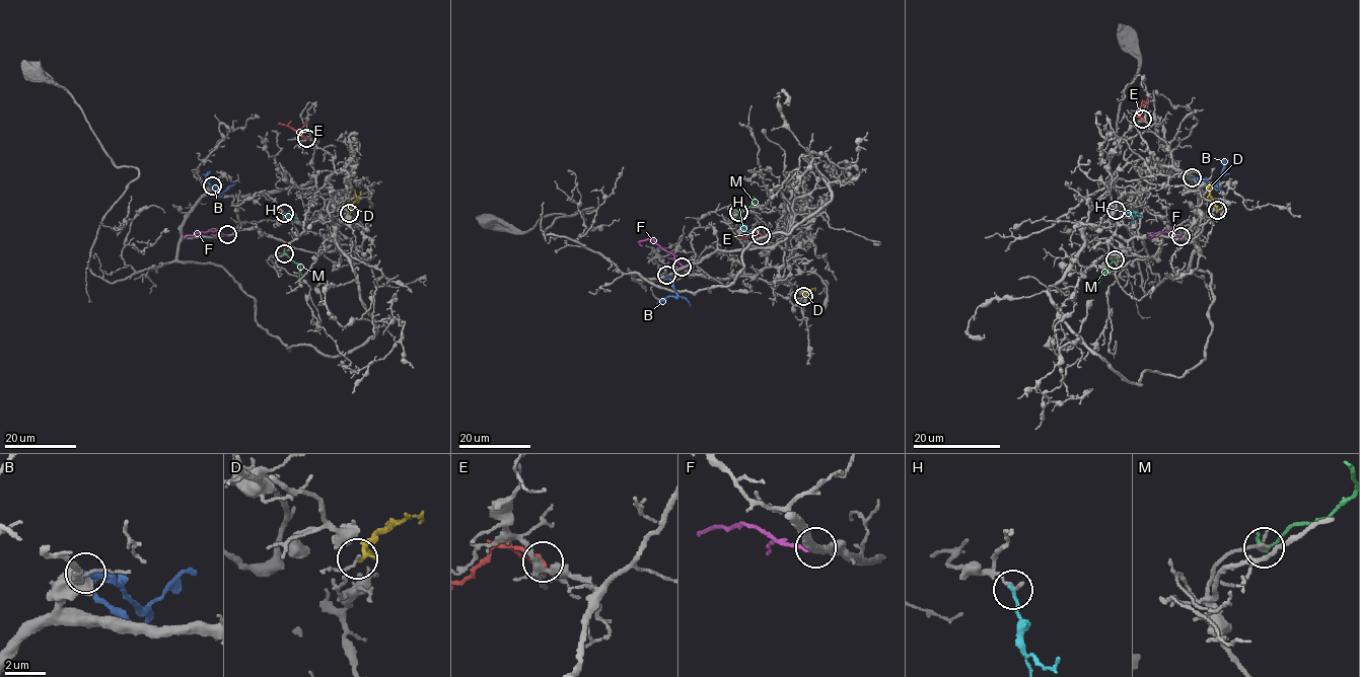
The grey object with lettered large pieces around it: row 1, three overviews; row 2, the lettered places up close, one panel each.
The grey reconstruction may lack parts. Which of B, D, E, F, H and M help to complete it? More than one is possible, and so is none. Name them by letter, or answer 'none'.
none

